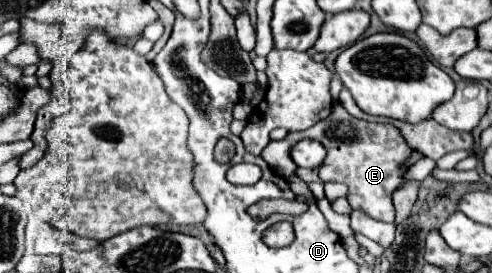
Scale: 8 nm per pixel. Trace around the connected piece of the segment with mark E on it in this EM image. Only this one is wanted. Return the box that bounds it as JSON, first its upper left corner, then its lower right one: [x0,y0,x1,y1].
[261,102,413,222]

